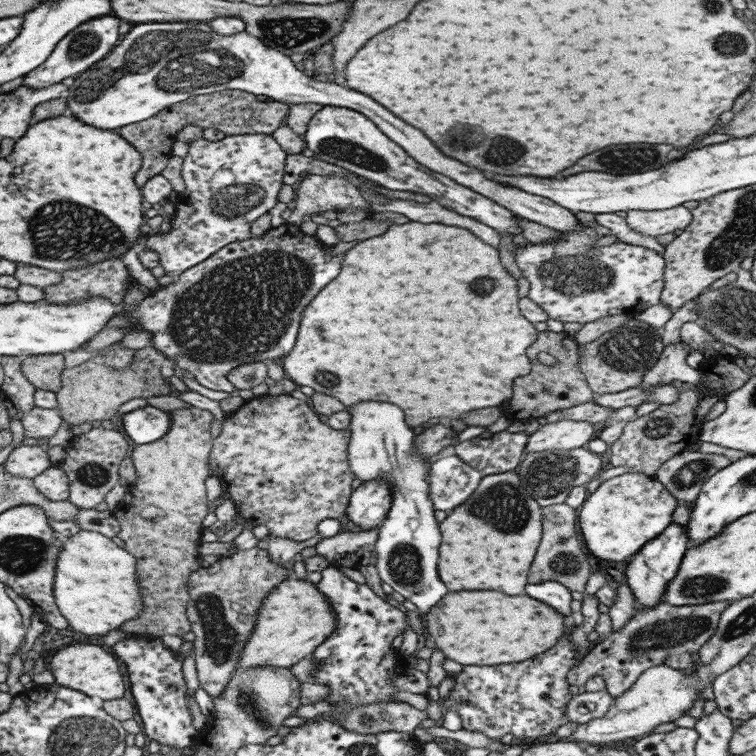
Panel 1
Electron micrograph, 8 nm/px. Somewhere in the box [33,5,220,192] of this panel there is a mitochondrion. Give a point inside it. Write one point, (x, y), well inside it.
(84, 43)

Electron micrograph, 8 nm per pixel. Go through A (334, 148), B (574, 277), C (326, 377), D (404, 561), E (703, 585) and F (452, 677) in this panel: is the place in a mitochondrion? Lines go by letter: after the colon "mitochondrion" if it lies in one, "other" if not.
A: mitochondrion
B: mitochondrion
C: mitochondrion
D: mitochondrion
E: mitochondrion
F: other

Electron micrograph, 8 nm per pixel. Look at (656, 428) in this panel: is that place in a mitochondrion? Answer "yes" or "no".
yes

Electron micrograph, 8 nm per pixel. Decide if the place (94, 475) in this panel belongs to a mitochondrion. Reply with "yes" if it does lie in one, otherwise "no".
yes

